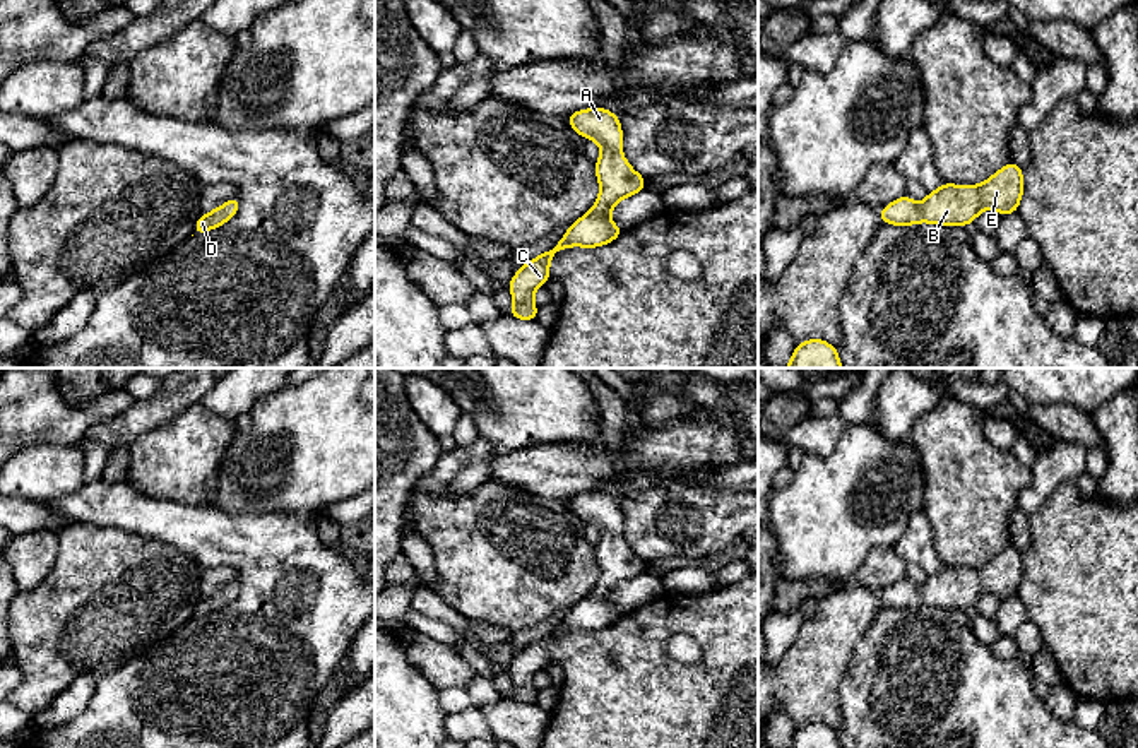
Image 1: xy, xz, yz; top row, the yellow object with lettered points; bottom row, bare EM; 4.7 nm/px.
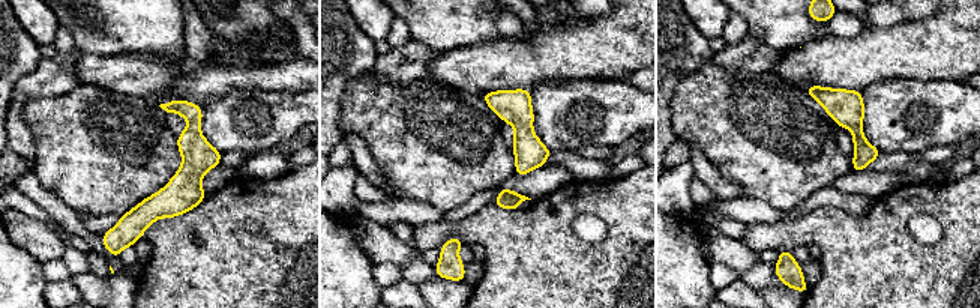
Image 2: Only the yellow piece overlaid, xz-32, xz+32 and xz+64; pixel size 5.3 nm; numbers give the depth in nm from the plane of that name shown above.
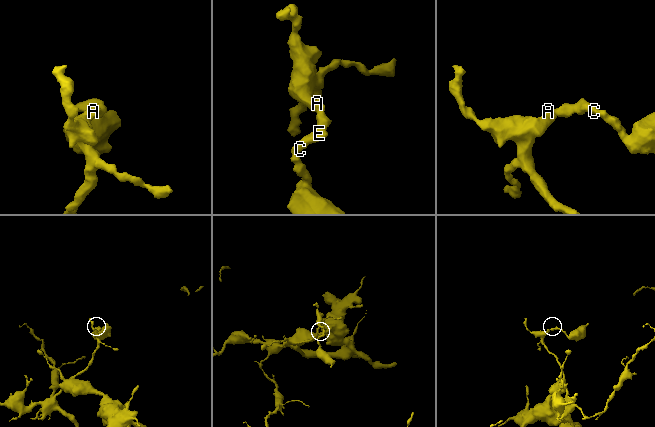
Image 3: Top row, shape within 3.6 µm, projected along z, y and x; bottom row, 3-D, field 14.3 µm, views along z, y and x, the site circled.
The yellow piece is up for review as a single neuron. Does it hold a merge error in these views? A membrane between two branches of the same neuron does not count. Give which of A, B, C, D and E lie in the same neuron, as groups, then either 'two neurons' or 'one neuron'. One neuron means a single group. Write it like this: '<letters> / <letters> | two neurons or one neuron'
A B C D E | one neuron

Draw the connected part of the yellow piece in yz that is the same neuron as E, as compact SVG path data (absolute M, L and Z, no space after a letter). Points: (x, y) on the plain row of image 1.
M1010 544L981 568L943 567L929 575L919 589L902 579L880 594L880 603L893 609L912 609L924 604L946 611L965 611L986 592L1001 599L1016 596L1022 579L1023 555Z

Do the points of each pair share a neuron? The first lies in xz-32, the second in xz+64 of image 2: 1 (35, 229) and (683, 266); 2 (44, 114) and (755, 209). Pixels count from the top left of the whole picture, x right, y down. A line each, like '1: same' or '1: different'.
1: different
2: different

